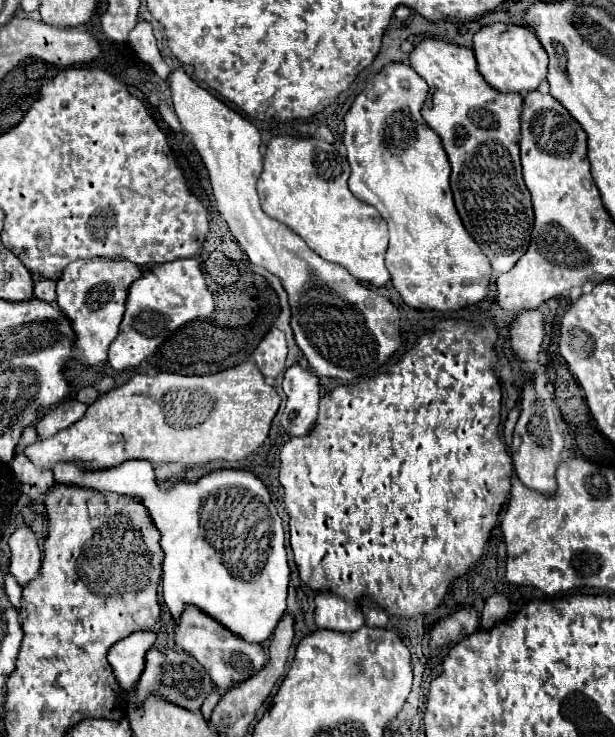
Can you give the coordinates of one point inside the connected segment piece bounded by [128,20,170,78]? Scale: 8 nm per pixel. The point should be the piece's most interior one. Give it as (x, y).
(142, 40)

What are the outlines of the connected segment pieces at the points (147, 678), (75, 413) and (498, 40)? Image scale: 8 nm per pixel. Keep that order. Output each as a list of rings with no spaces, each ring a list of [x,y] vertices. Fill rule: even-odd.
[[[150,648],[148,654],[146,654],[144,670],[142,670],[134,690],[128,692],[128,698],[134,704],[140,704],[150,694],[156,694],[156,696],[162,696],[164,700],[178,704],[186,710],[196,710],[196,708],[202,706],[202,702],[206,700],[206,696],[210,692],[212,692],[212,680],[208,676],[208,672],[190,654],[178,652],[178,650],[172,650],[172,648]]]
[[[74,398],[62,402],[60,406],[56,406],[54,410],[50,410],[50,412],[36,424],[38,436],[40,436],[40,438],[50,438],[54,432],[72,426],[74,422],[78,422],[78,420],[86,414],[86,408],[88,408],[86,404],[82,404],[82,402],[74,400]]]
[[[490,24],[474,34],[474,54],[482,78],[498,92],[532,92],[546,80],[548,54],[536,34],[526,26]]]

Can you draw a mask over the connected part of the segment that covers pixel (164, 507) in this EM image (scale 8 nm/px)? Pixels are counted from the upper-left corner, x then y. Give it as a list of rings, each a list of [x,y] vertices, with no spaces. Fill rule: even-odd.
[[[124,462],[116,470],[102,470],[100,474],[80,474],[76,466],[56,466],[54,478],[62,484],[78,484],[96,488],[98,492],[116,492],[142,498],[160,532],[160,548],[164,552],[162,594],[174,618],[180,616],[186,604],[194,604],[244,640],[264,642],[274,632],[280,616],[286,610],[290,568],[284,550],[282,520],[272,504],[268,488],[256,474],[248,470],[220,468],[204,474],[196,482],[176,482],[170,490],[158,490],[150,462]]]

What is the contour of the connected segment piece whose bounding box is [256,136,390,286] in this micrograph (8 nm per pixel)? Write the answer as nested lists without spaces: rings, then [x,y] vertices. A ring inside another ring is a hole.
[[[274,136],[264,154],[264,170],[256,190],[262,210],[294,230],[316,254],[344,266],[360,282],[384,286],[390,274],[384,266],[388,230],[380,214],[348,190],[350,166],[336,156],[336,148],[318,138]]]

